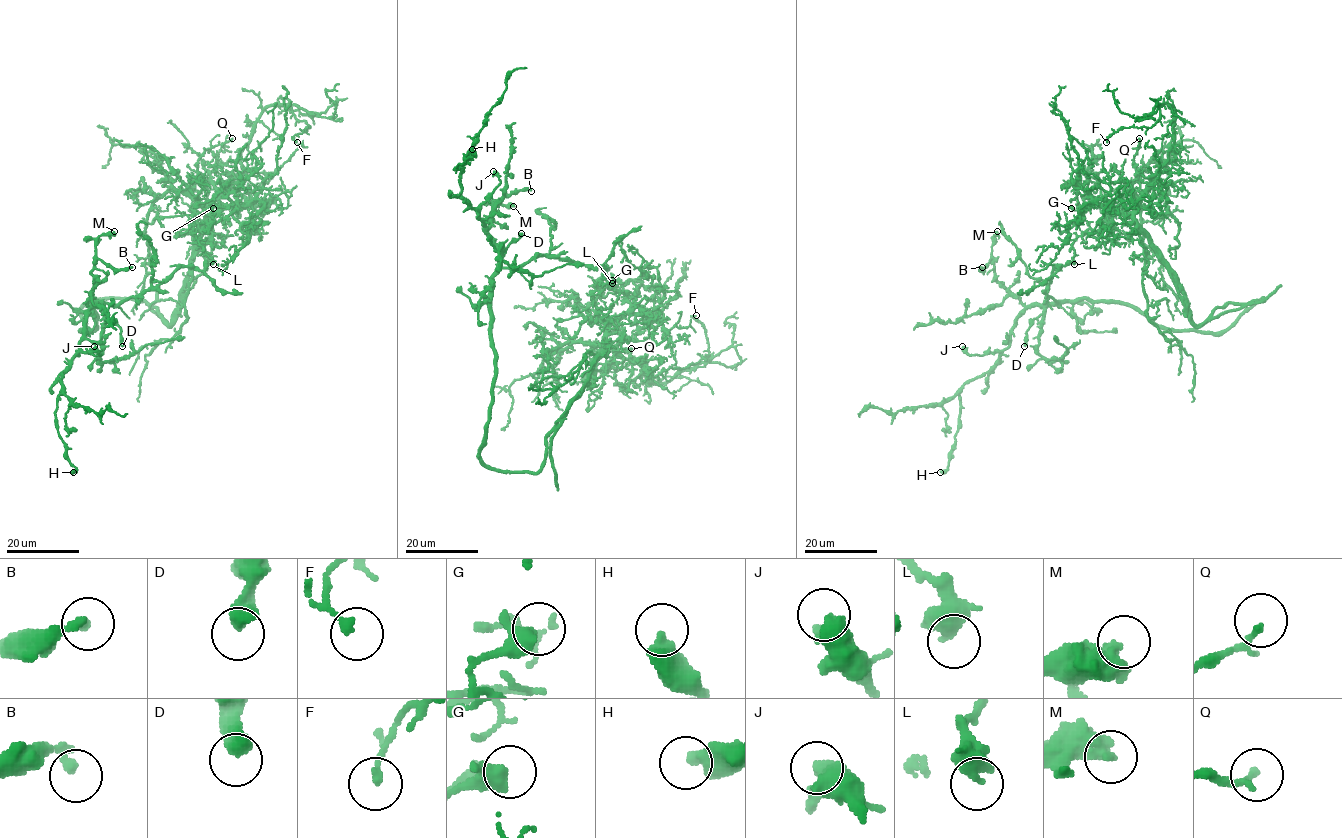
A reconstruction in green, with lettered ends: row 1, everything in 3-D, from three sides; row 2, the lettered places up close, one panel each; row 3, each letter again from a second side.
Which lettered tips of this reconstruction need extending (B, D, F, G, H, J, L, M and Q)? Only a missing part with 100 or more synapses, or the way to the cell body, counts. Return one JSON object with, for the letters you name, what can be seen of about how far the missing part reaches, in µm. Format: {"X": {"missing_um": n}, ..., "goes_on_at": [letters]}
{"goes_on_at": []}

